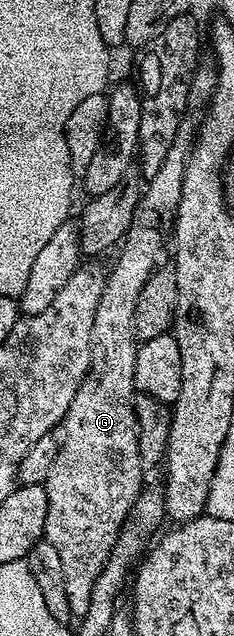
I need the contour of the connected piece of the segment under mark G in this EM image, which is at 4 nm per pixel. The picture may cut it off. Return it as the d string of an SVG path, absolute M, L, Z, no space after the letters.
M182 118L175 133L175 141L171 149L167 149L167 157L163 157L163 165L159 165L159 173L155 173L155 177L151 177L144 184L135 217L116 252L117 264L109 275L107 273L104 276L99 305L93 318L93 347L89 350L89 372L79 385L69 405L69 411L61 419L57 456L43 484L47 493L47 521L43 539L44 542L55 545L55 550L59 552L59 562L63 565L63 585L67 589L67 605L70 616L73 617L87 613L91 589L95 589L95 577L99 577L101 567L107 561L117 534L143 486L141 444L137 437L137 422L133 413L135 353L139 343L133 334L132 317L144 283L155 270L153 261L157 257L161 241L164 235L166 238L167 228L177 214L179 197L183 193L183 173L189 154L193 152L193 140L197 138L199 126L196 118L189 118Z

